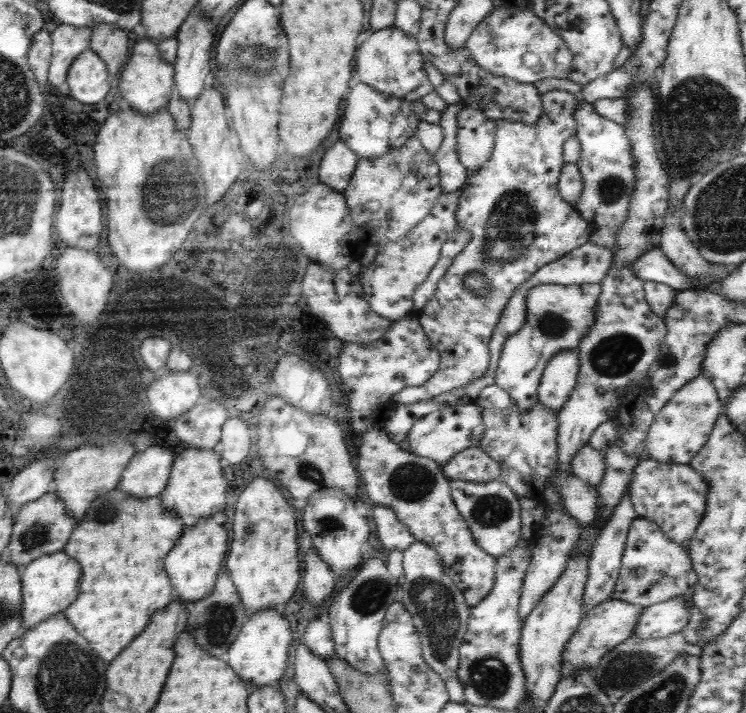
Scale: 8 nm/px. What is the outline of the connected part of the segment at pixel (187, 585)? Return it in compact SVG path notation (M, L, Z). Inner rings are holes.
M210 517L200 520L193 528L185 528L164 560L164 570L180 602L186 602L187 605L212 594L218 572L224 570L222 562L228 548L226 542L228 536L224 526L218 525Z

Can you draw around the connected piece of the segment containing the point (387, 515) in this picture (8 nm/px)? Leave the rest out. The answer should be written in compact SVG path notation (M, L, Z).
M376 506L372 510L374 522L376 522L376 532L383 544L383 551L394 549L403 552L412 542L414 536L409 532L408 526L403 524L390 507Z

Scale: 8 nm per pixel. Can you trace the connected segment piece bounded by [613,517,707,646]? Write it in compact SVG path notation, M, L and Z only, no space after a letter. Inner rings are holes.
M637 517L627 533L625 548L621 559L619 577L615 584L613 597L628 604L646 608L670 598L686 598L688 602L688 625L681 630L681 636L688 644L700 645L701 629L705 626L707 616L694 605L692 596L698 580L688 550L682 543L668 539L658 524Z

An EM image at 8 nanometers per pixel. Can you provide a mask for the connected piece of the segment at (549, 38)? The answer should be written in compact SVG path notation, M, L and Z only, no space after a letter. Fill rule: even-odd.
M512 6L508 9L492 9L491 12L474 28L472 35L465 43L468 52L472 54L476 63L485 71L505 79L516 80L520 83L534 85L546 78L569 79L572 71L572 52L564 40L544 20L536 17L532 8Z

